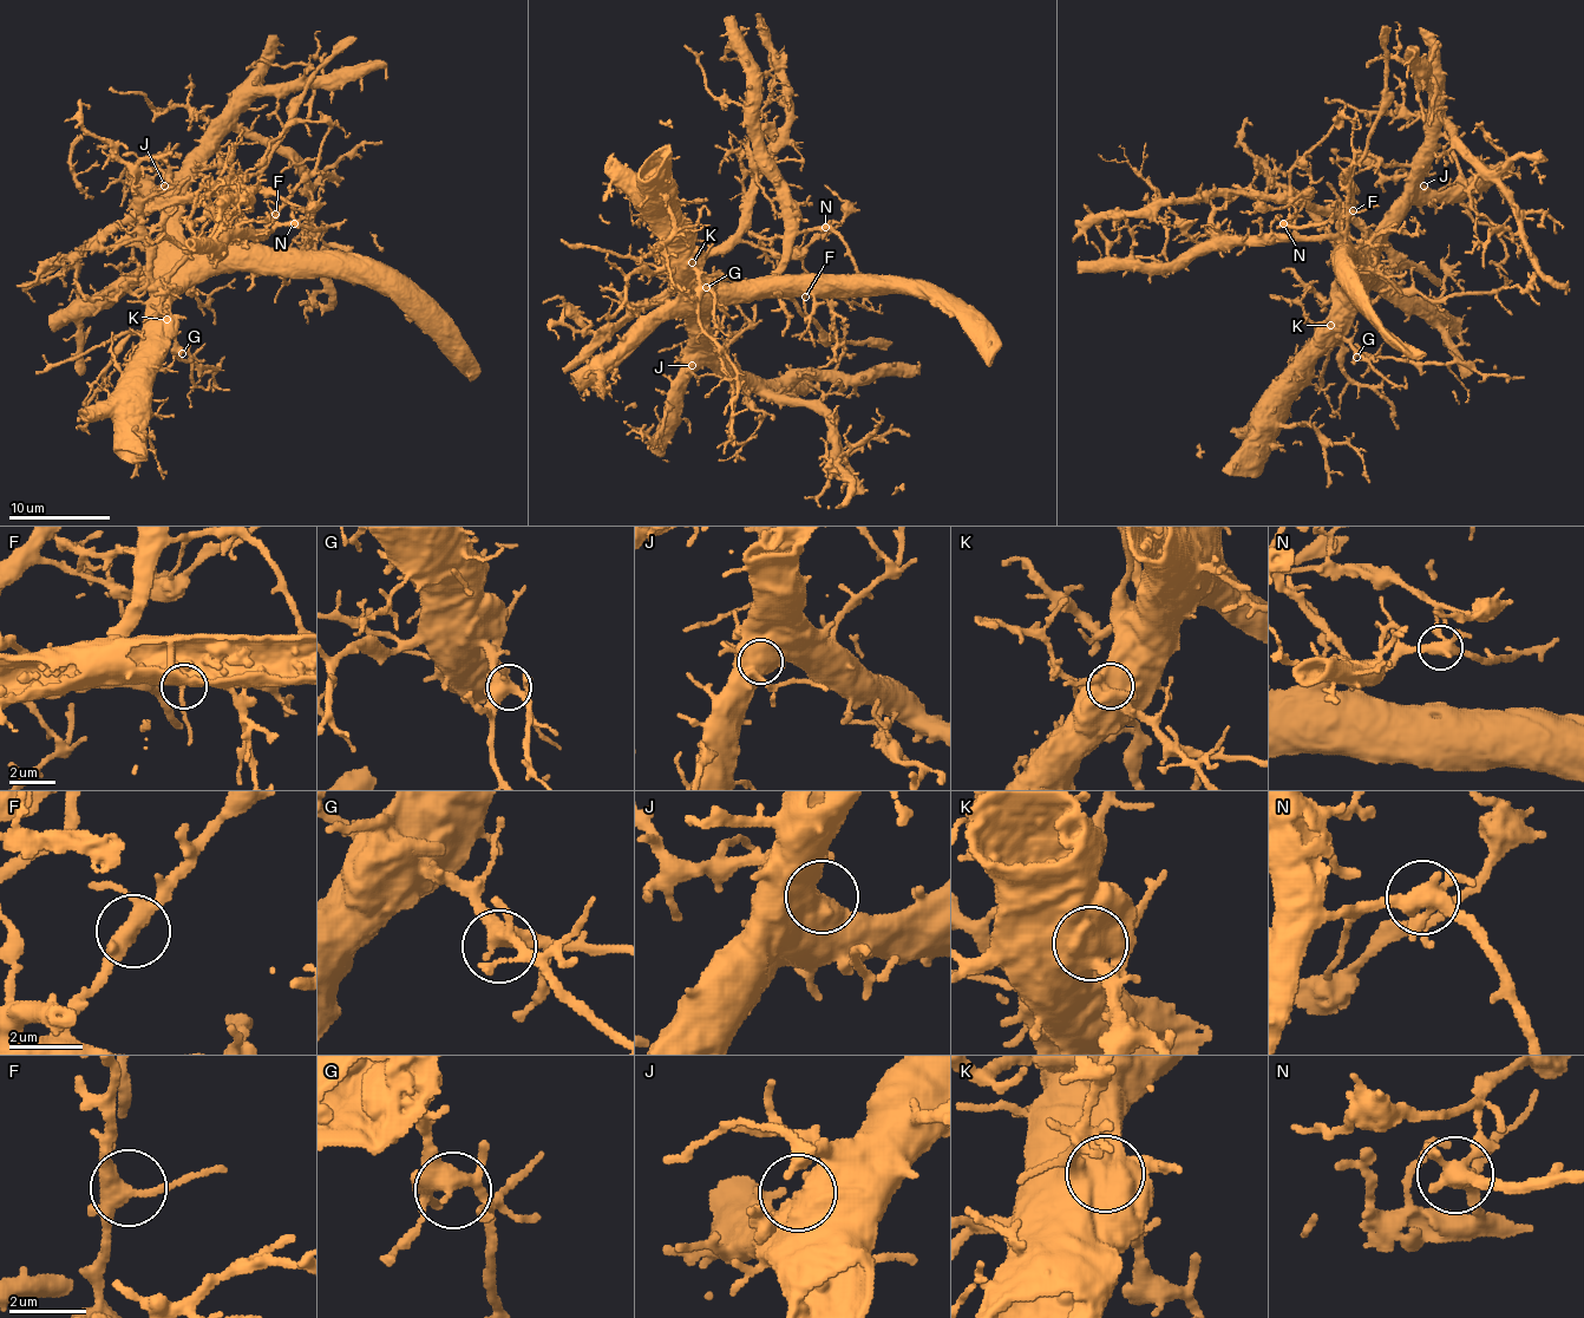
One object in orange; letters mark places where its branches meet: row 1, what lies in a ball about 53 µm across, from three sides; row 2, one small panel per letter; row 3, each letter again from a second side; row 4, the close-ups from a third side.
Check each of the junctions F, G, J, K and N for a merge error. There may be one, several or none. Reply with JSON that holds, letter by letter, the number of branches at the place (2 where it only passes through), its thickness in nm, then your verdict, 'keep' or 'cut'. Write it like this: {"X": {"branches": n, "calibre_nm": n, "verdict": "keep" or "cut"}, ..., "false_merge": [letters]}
{"F": {"branches": 5, "calibre_nm": 360, "verdict": "keep"}, "G": {"branches": 4, "calibre_nm": 440, "verdict": "keep"}, "J": {"branches": 1, "calibre_nm": 950, "verdict": "keep"}, "K": {"branches": 1, "calibre_nm": 1200, "verdict": "cut"}, "N": {"branches": 4, "calibre_nm": 440, "verdict": "cut"}, "false_merge": ["K", "N"]}

